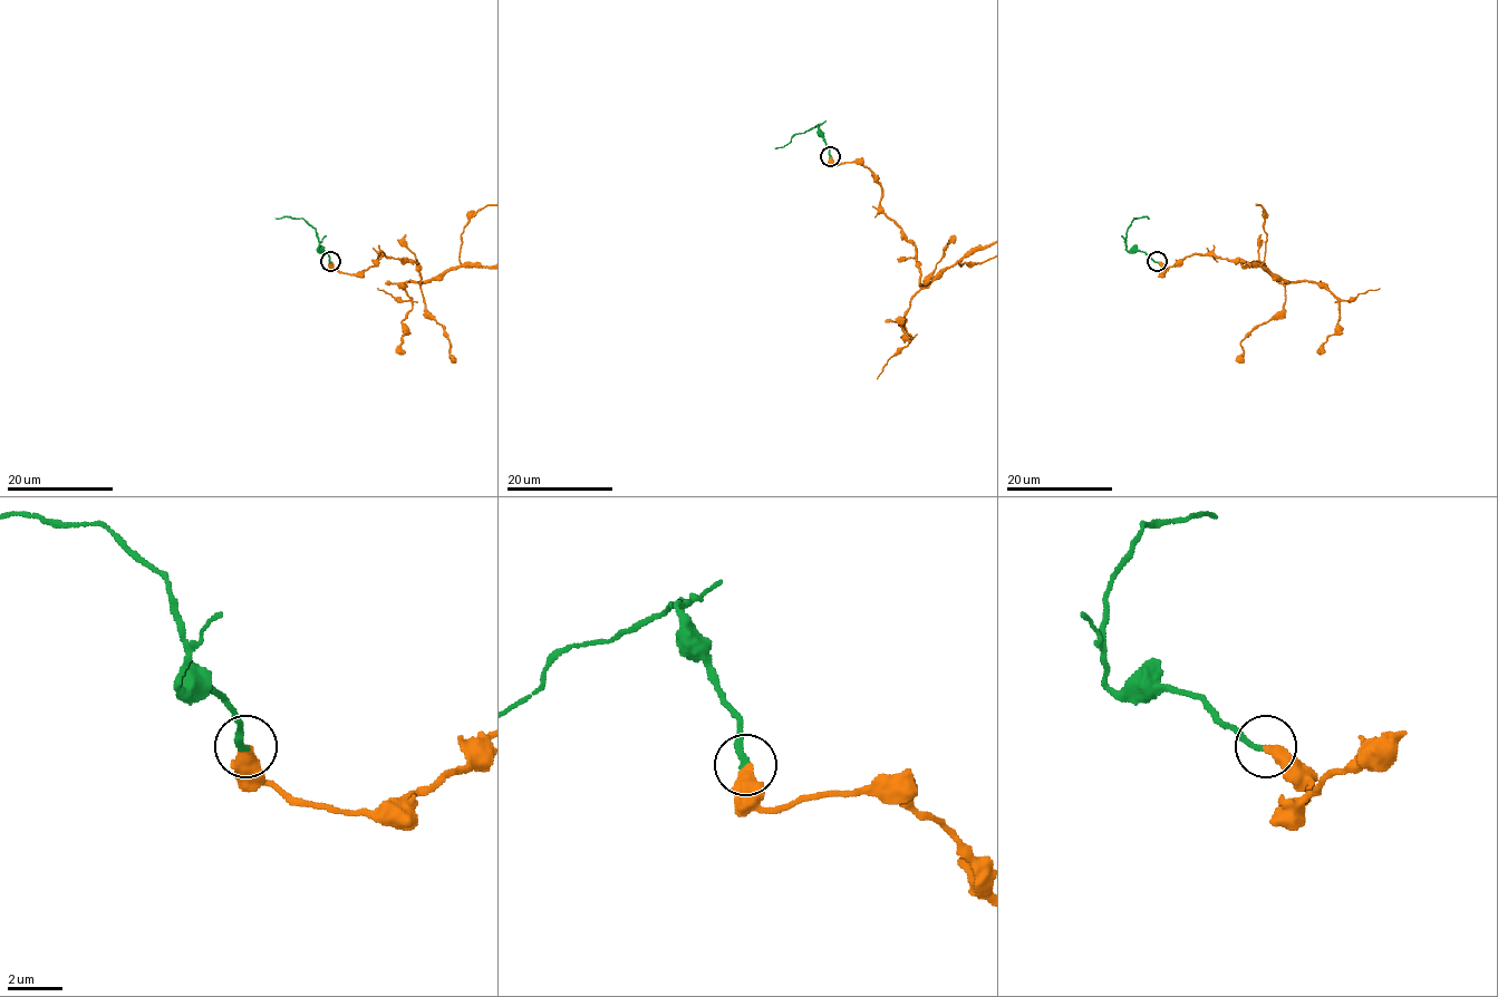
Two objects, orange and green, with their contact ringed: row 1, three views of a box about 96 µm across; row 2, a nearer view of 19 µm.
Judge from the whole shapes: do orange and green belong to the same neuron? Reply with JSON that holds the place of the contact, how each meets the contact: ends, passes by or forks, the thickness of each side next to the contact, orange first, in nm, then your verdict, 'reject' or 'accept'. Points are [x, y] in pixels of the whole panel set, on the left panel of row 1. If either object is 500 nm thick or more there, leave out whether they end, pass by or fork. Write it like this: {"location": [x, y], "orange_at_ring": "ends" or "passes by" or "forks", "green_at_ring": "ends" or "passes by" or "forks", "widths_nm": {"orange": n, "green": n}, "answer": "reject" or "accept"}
{"location": [330, 261], "orange_at_ring": "ends", "green_at_ring": "ends", "widths_nm": {"orange": 440, "green": 220}, "answer": "accept"}

